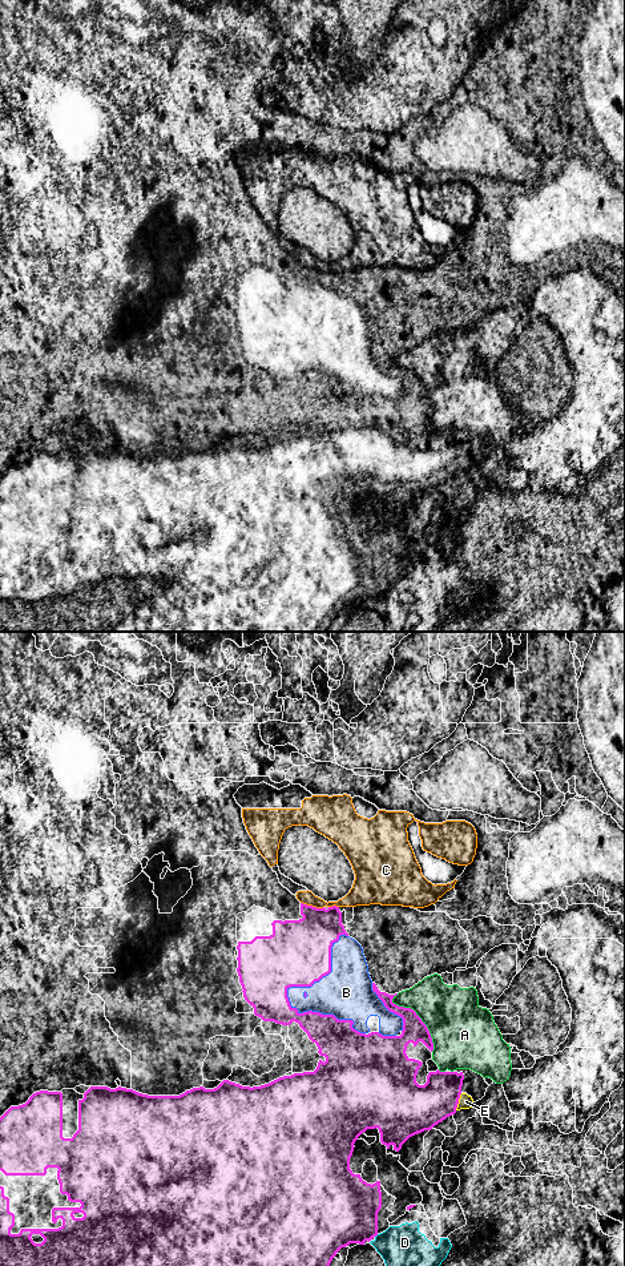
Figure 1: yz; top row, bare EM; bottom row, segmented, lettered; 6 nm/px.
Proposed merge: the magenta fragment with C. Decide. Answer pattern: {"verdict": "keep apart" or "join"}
{"verdict": "keep apart"}

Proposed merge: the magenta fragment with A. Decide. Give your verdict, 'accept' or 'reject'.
reject

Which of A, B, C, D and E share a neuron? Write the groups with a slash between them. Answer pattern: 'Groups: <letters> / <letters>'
Groups: A D / B / C / E

